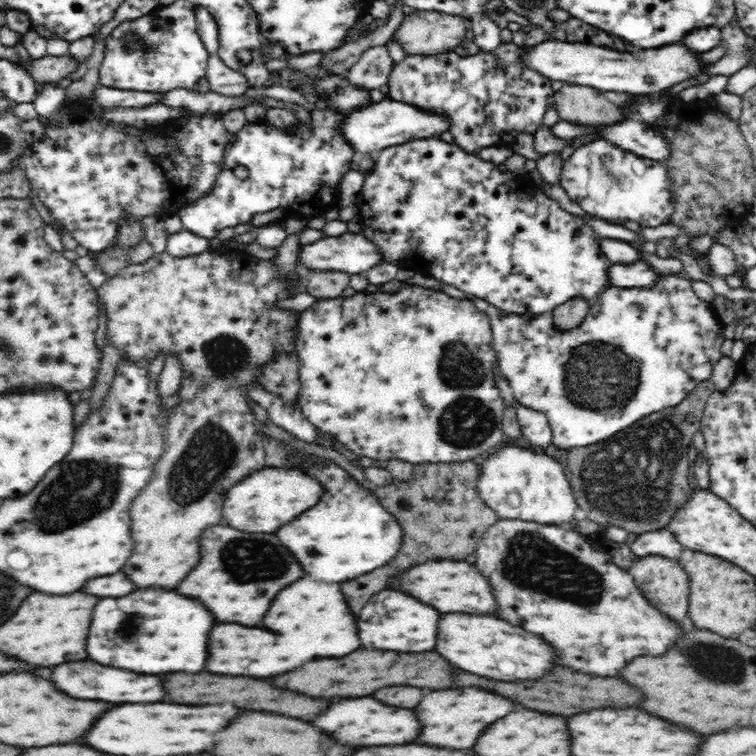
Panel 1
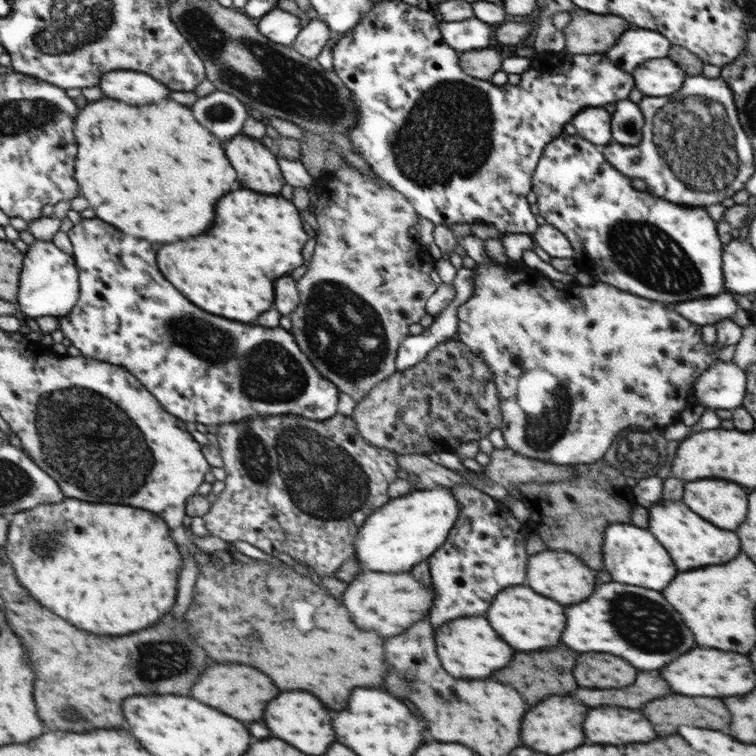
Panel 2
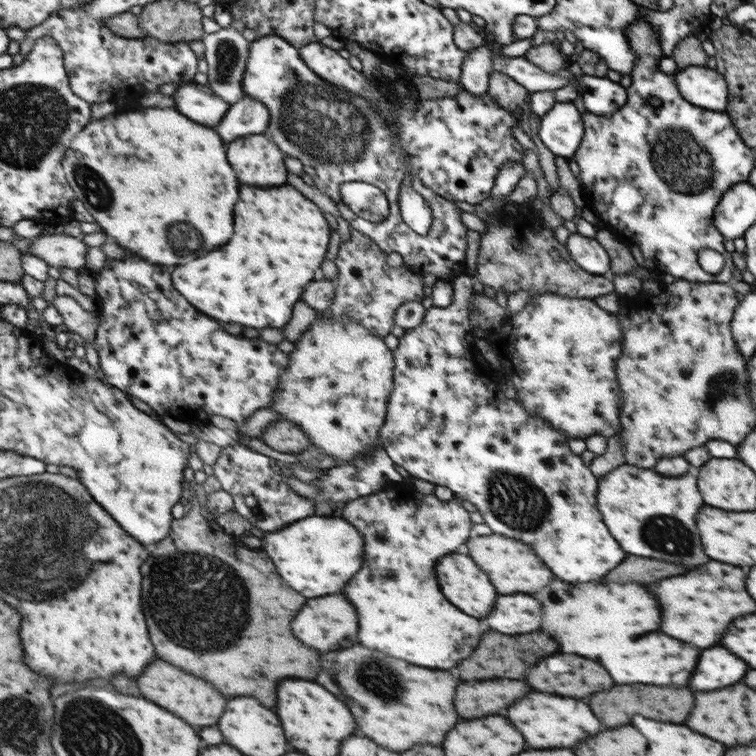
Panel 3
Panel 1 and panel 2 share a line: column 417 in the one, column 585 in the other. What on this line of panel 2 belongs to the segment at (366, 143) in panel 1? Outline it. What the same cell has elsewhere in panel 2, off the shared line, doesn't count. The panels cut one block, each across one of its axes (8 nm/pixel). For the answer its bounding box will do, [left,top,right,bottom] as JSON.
[572,107,612,147]

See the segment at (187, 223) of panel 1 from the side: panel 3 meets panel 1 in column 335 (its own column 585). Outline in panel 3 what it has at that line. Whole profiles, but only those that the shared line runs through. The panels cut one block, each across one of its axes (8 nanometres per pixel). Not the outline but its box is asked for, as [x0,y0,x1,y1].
[573,15,753,284]

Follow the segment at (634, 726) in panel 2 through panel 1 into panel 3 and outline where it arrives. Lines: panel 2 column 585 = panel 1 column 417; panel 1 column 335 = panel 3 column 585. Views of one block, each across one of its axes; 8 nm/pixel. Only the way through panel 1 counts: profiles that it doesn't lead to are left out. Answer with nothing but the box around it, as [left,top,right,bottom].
[499,692,601,748]

